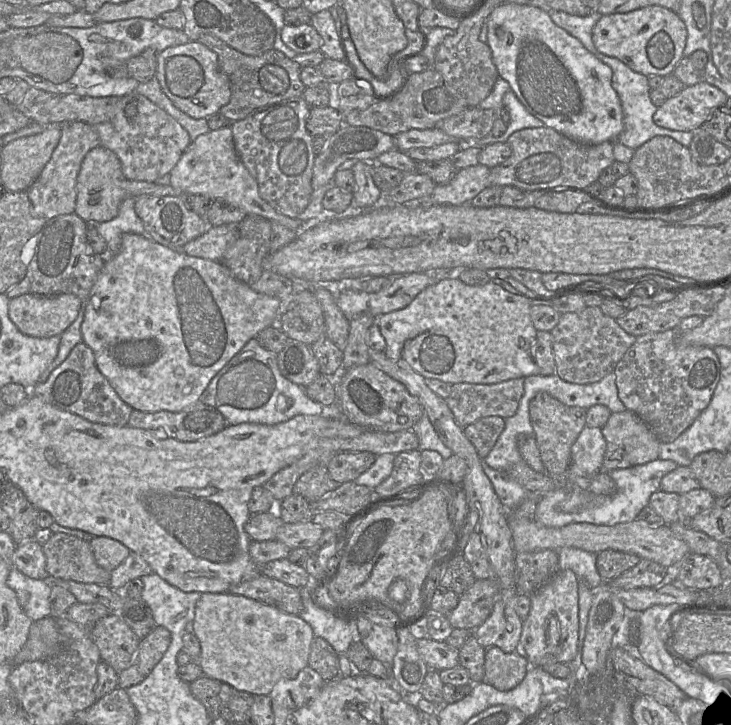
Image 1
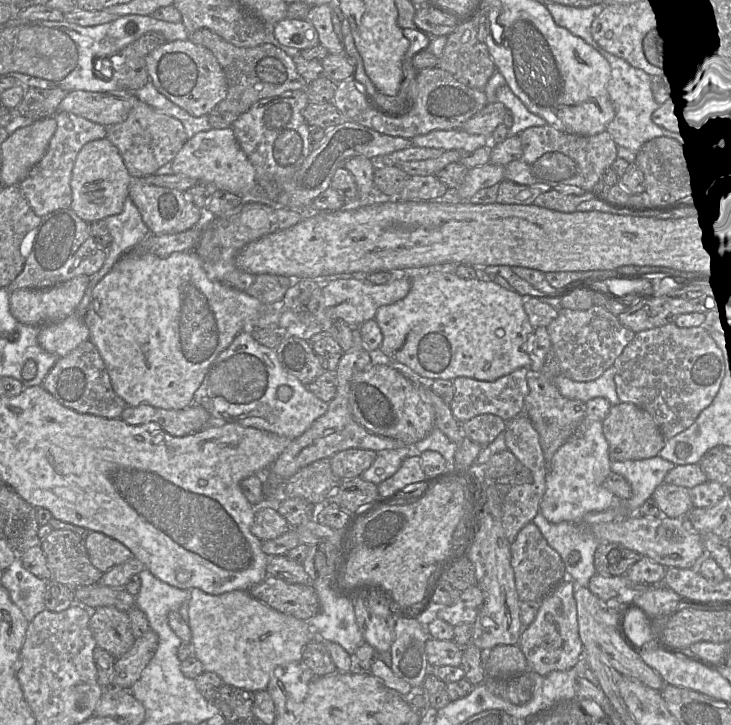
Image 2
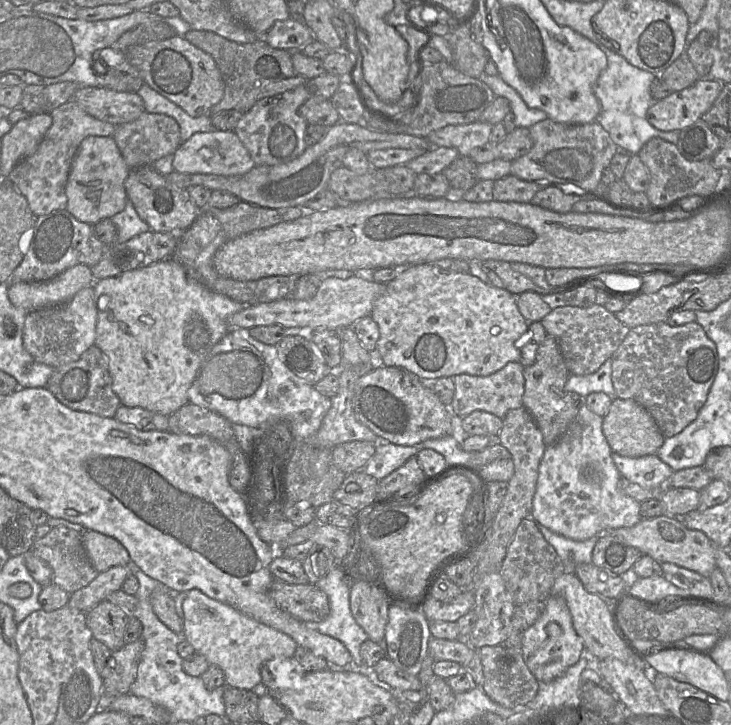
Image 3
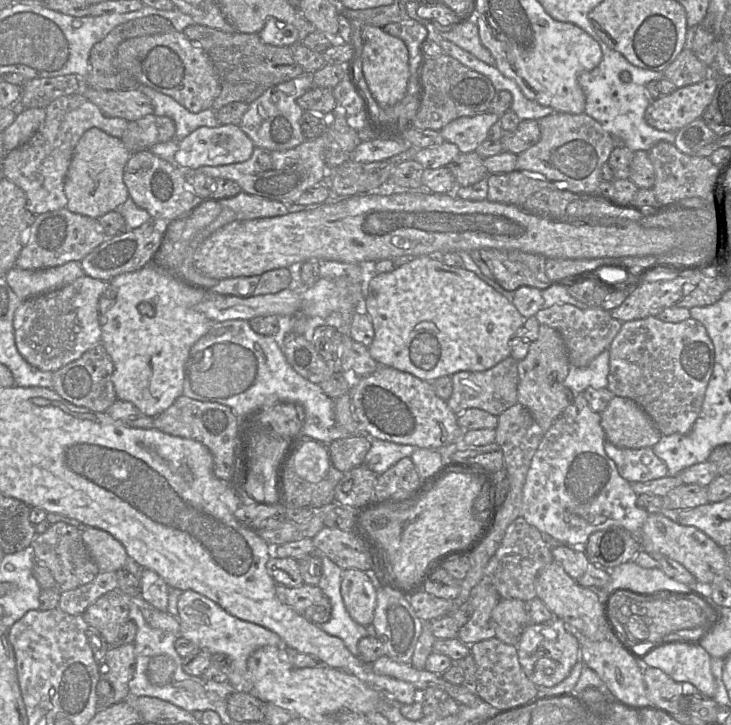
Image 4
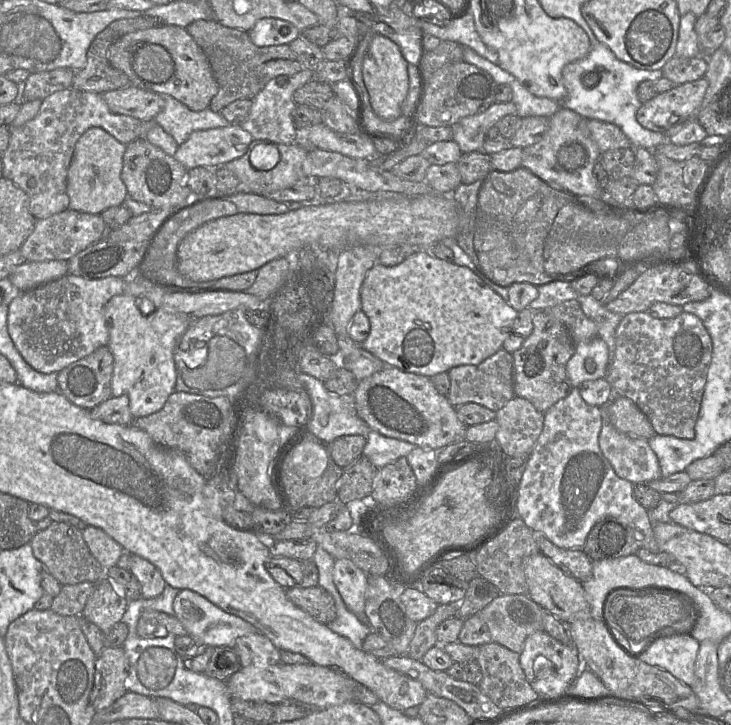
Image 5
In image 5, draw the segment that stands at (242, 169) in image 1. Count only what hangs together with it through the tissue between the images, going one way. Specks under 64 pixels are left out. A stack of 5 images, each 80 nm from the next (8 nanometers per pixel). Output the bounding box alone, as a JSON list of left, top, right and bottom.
[173,125,252,170]

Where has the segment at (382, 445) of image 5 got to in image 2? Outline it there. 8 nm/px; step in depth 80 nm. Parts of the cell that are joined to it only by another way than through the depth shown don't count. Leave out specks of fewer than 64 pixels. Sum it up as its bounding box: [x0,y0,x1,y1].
[359,445,421,485]

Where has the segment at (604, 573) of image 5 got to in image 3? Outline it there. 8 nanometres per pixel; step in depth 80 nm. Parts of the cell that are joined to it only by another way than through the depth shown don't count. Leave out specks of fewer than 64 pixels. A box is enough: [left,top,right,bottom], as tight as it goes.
[629,575,687,603]

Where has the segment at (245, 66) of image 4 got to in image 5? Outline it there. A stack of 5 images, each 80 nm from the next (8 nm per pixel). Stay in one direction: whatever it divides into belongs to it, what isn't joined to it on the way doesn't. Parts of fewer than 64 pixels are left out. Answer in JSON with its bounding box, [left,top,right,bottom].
[185,18,304,112]

